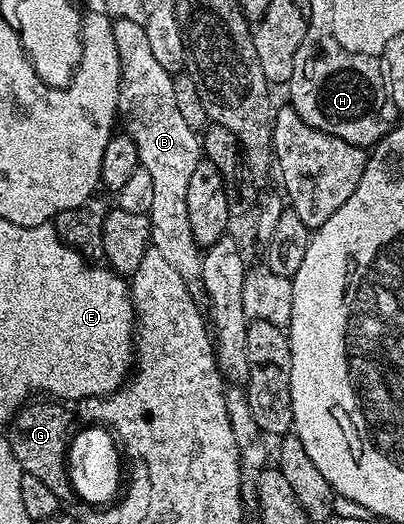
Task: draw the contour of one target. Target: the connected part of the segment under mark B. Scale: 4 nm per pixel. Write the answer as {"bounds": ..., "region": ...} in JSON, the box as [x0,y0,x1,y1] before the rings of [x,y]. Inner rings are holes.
{"bounds":[113,17,203,284],"region":[[[136,17],[118,18],[113,22],[113,31],[115,32],[115,48],[119,48],[119,64],[121,65],[121,95],[117,101],[117,113],[119,122],[124,133],[131,136],[131,140],[135,140],[135,148],[139,148],[139,160],[141,161],[140,169],[145,170],[151,175],[151,184],[154,188],[155,200],[151,200],[151,208],[149,209],[149,232],[151,235],[152,249],[158,250],[166,258],[167,264],[171,264],[171,268],[175,268],[175,272],[179,272],[179,276],[183,276],[183,280],[190,284],[200,283],[201,280],[201,259],[203,257],[202,247],[198,246],[195,236],[191,234],[191,216],[187,216],[187,184],[191,181],[191,176],[195,172],[195,164],[203,161],[203,142],[199,137],[198,131],[187,128],[187,123],[183,121],[183,116],[179,113],[179,107],[175,104],[175,88],[173,87],[174,75],[168,74],[163,68],[163,64],[159,64],[159,60],[155,60],[155,56],[151,53],[151,43],[147,40],[147,32],[144,25],[140,21],[135,20]]]}

